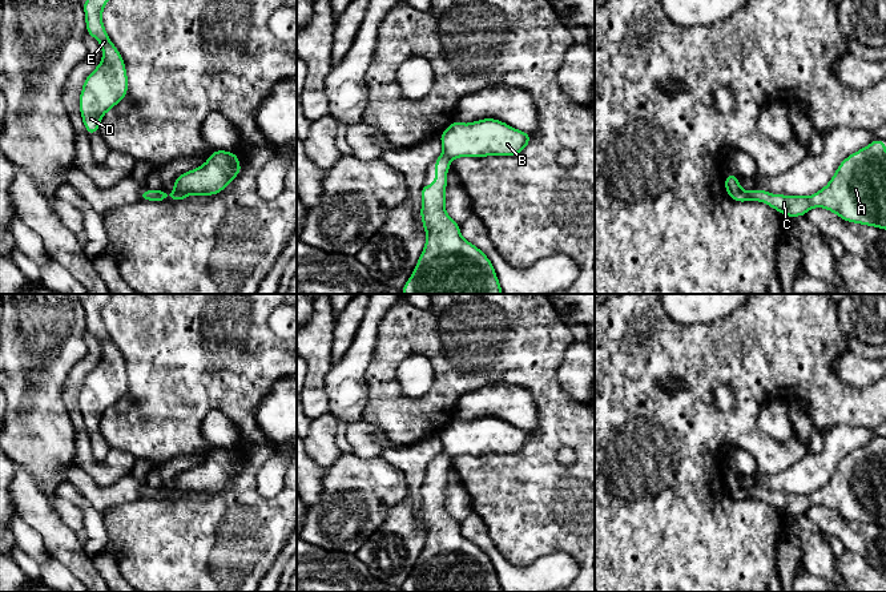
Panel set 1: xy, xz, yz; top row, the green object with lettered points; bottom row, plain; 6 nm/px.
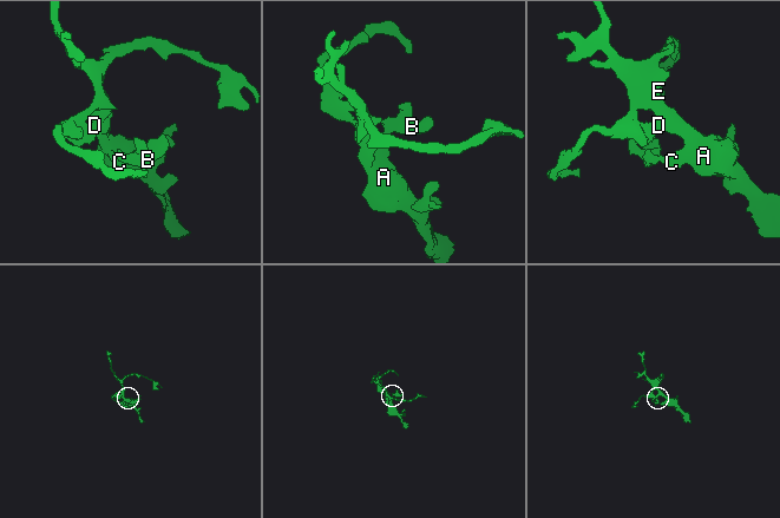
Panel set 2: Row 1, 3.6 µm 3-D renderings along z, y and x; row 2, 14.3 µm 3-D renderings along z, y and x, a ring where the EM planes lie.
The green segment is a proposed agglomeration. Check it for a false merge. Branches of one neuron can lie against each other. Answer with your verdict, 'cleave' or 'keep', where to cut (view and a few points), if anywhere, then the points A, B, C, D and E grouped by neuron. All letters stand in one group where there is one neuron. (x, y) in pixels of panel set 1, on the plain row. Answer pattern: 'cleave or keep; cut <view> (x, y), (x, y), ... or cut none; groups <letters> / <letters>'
keep; cut none; groups A B C D E

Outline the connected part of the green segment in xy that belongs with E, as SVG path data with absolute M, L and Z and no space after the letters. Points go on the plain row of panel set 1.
M89 294L84 302L86 331L94 335L102 347L102 358L96 367L86 374L78 396L82 422L89 434L98 431L102 414L114 406L128 392L128 371L125 359L117 349L102 322L101 311L112 294Z

